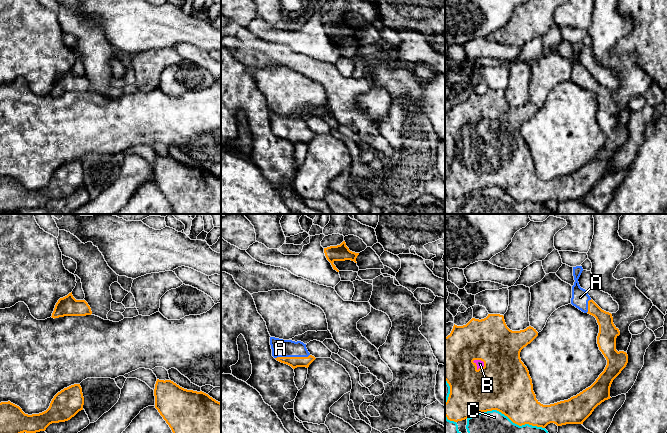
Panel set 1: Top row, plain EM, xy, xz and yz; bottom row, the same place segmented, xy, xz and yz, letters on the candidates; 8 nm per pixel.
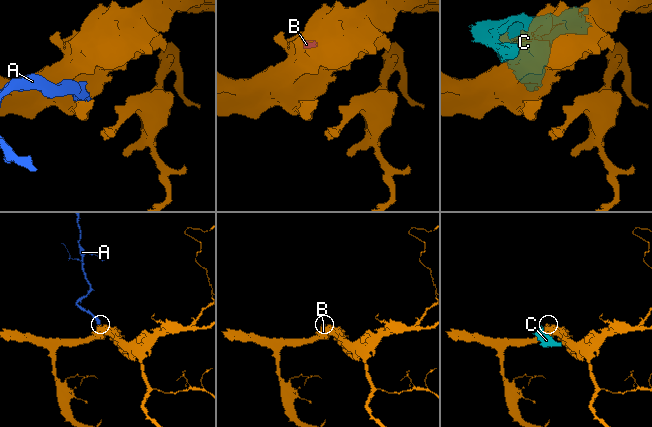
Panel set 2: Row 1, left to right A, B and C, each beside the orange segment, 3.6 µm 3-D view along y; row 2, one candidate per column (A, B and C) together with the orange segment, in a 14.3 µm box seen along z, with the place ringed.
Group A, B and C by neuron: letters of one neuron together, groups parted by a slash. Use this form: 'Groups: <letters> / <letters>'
Groups: A B / C

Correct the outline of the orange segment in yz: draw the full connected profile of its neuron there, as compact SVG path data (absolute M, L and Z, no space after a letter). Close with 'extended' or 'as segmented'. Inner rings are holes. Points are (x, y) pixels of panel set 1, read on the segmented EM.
M582 266L573 267L575 282L571 304L594 316L599 325L597 344L607 365L596 381L568 400L550 405L541 404L533 391L529 371L520 358L521 350L538 336L536 329L529 326L524 330L512 331L500 314L488 314L481 320L472 318L466 325L454 324L451 333L445 337L445 380L450 386L450 394L445 403L445 416L448 420L458 422L480 412L497 410L519 426L529 424L545 428L550 423L557 426L583 424L598 405L611 398L611 384L626 367L628 355L616 350L616 338L620 331L613 323L612 314L602 310L590 298L587 290L580 287L578 279L582 271Z; extended

